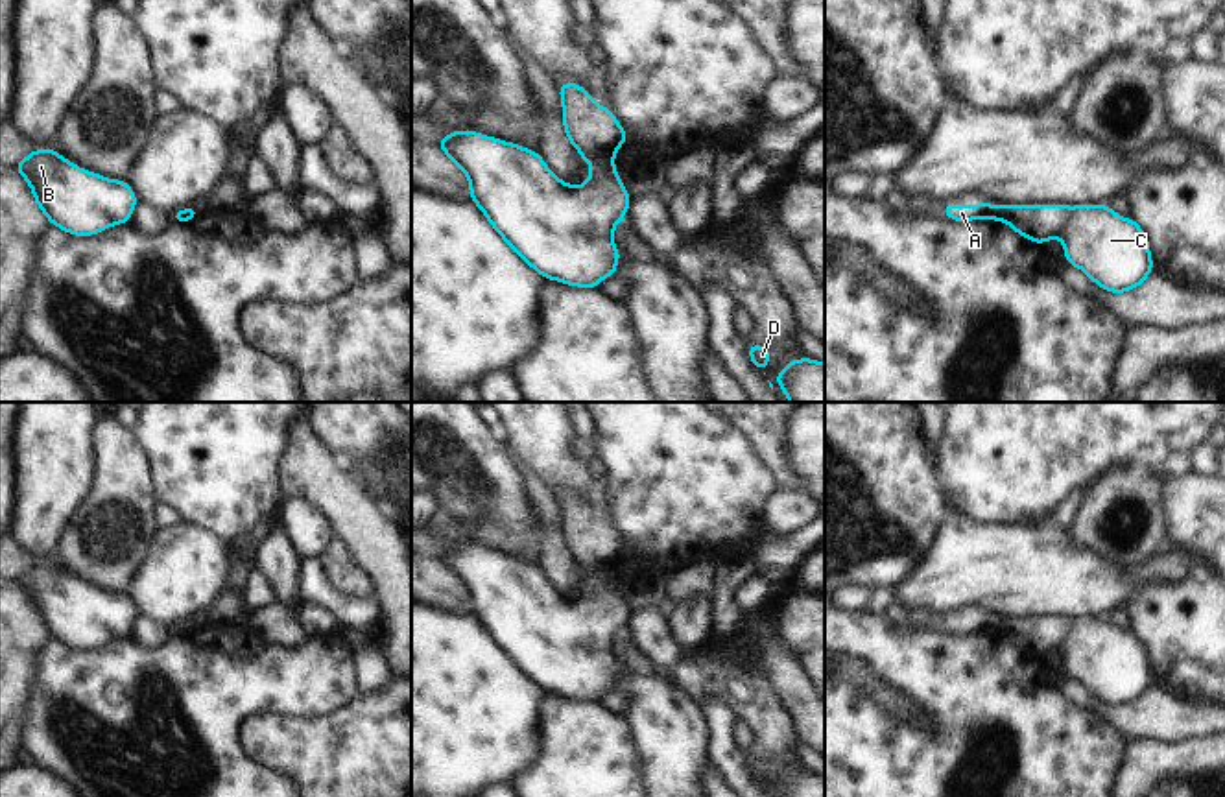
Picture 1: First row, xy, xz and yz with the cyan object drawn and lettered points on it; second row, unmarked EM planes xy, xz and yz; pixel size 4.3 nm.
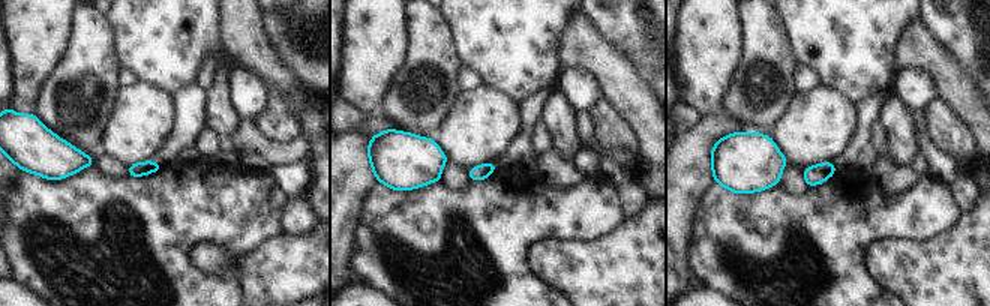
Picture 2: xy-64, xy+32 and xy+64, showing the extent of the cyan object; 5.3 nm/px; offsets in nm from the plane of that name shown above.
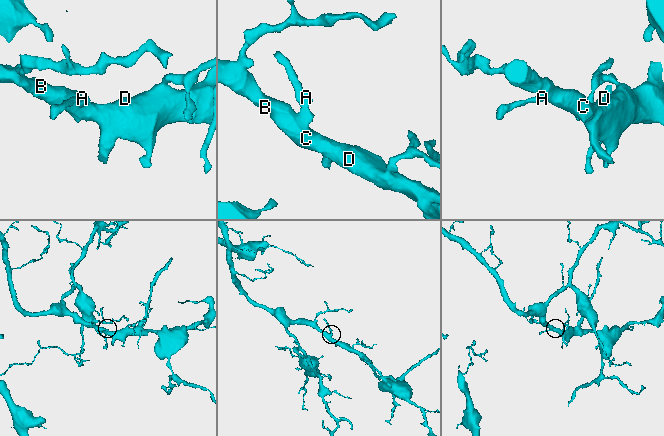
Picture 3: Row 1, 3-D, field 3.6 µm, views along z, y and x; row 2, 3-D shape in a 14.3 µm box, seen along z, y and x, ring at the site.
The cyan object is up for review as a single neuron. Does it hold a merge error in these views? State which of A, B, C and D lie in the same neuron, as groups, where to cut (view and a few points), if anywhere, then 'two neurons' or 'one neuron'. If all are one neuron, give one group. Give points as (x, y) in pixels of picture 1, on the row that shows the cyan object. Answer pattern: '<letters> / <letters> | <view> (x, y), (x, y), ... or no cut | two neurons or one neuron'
A / B C D | xz (611, 161), (594, 165) | two neurons

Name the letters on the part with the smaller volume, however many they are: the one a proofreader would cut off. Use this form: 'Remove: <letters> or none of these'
Remove: A

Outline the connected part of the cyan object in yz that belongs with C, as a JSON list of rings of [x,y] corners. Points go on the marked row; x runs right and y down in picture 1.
[[[1005,205],[998,220],[1041,245],[1061,238],[1064,258],[1112,293],[1140,286],[1153,269],[1138,223],[1105,205]]]

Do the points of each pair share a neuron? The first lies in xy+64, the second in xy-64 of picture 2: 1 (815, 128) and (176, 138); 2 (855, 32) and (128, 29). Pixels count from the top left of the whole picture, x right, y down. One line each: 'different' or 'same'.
1: different
2: same

